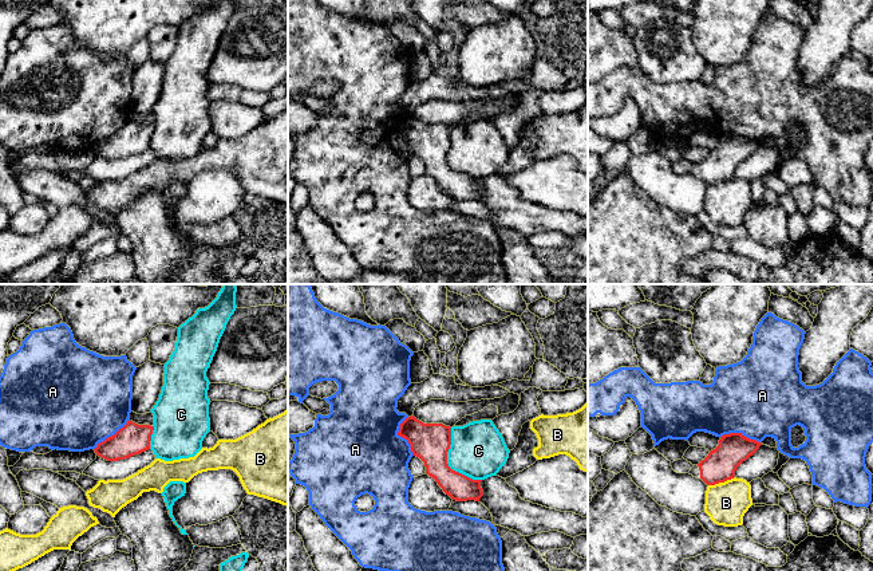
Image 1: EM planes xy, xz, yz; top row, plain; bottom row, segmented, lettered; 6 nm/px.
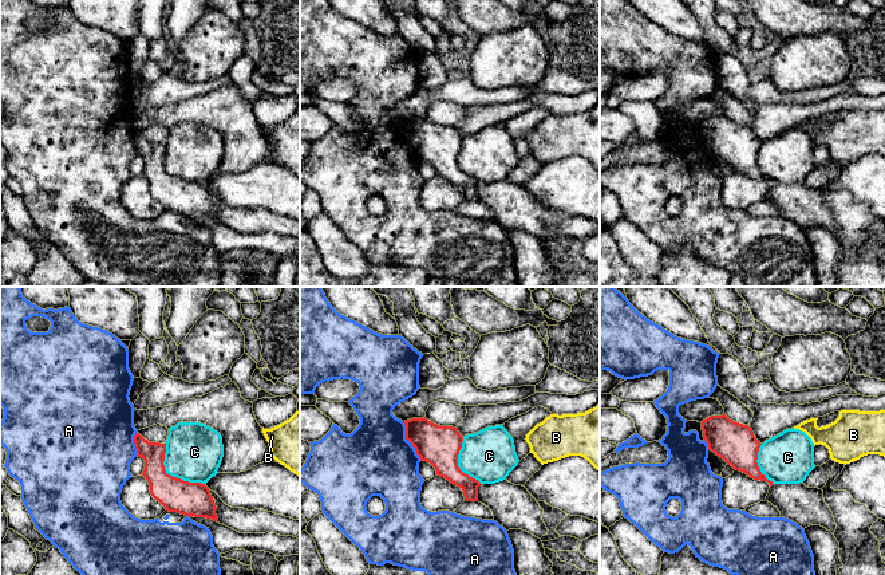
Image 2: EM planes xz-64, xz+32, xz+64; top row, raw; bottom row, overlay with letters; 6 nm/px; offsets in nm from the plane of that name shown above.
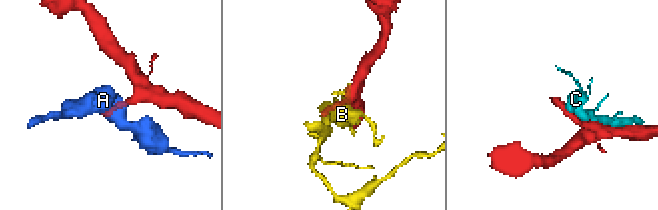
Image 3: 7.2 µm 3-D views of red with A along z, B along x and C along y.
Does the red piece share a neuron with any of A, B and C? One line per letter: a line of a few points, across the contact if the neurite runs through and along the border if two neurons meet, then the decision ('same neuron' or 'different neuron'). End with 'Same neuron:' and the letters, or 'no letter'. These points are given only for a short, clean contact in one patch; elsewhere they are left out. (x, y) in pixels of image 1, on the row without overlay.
A: different neuron
B: different neuron
C: line xz (450, 128), (447, 164), (455, 170), (481, 180); different neuron
Same neuron: no letter

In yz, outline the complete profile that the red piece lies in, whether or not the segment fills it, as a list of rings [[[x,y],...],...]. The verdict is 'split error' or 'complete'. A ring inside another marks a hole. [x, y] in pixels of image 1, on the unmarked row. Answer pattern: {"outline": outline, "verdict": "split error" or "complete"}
{"outline": [[[742,133],[724,134],[719,145],[690,170],[707,185],[724,182],[735,177],[736,168],[752,155],[762,143],[744,137]]], "verdict": "split error"}

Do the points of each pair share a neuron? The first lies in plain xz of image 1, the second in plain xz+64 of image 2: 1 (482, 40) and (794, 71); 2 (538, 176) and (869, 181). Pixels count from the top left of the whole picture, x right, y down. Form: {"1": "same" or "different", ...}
{"1": "same", "2": "same"}

